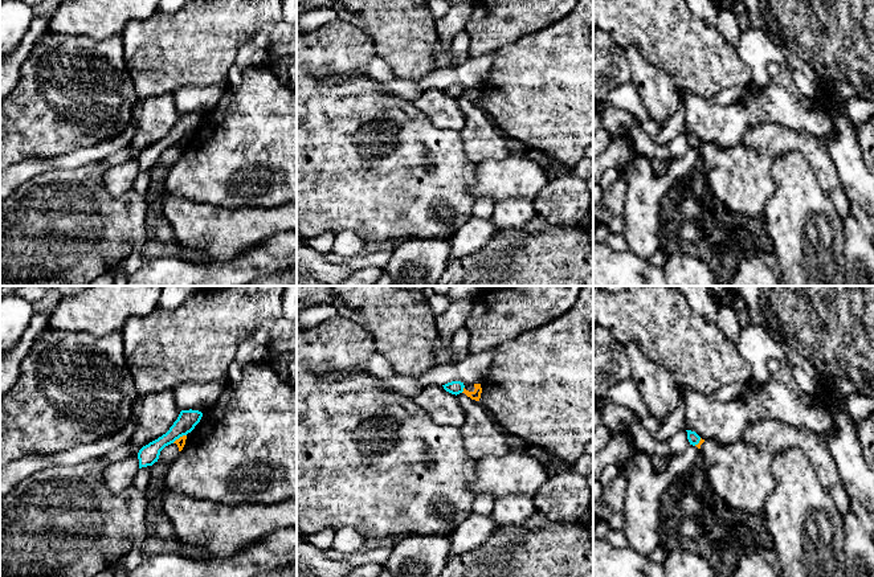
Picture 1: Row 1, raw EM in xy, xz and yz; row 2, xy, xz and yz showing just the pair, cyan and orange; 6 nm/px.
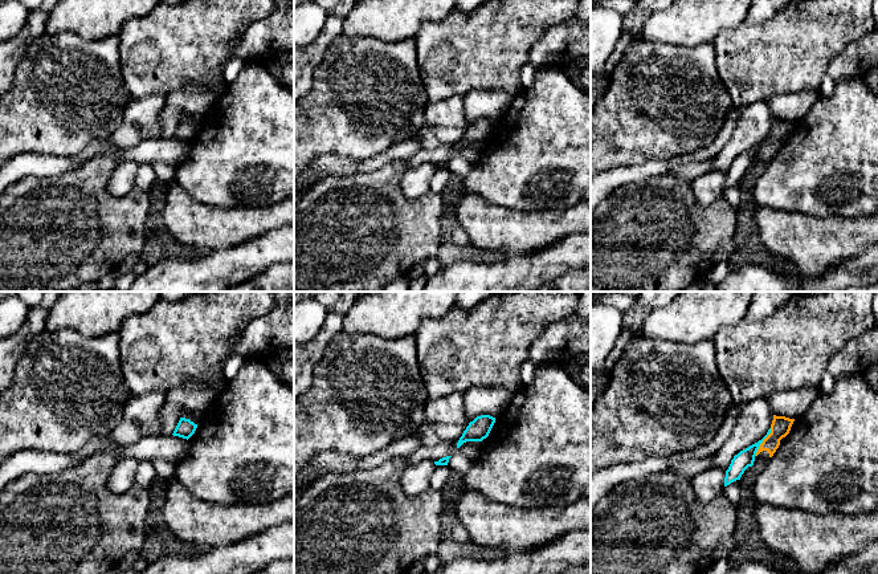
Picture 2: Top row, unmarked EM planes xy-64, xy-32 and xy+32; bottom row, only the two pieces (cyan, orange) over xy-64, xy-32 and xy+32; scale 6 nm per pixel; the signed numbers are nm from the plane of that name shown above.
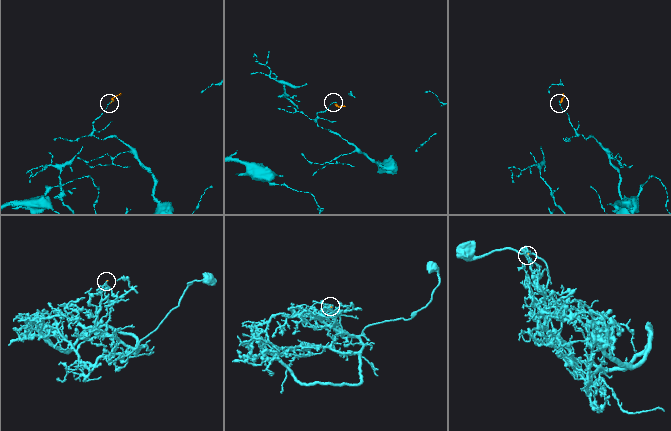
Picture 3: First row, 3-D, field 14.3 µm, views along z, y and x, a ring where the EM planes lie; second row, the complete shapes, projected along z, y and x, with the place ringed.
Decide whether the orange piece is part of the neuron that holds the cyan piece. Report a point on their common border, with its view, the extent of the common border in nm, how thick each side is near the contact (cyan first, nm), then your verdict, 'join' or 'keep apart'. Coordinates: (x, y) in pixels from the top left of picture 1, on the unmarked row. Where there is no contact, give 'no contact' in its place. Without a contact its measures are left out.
contact xy (179, 140); length 100 nm; calibres 120 and 60 nm; keep apart

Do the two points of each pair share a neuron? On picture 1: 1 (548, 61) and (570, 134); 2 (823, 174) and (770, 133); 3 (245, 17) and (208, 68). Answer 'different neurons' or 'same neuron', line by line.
1: same neuron
2: same neuron
3: same neuron

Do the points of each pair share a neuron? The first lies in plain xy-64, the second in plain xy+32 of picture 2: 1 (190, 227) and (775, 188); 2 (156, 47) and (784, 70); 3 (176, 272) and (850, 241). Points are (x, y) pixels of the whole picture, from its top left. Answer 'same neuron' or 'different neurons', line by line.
1: different neurons
2: same neuron
3: different neurons

